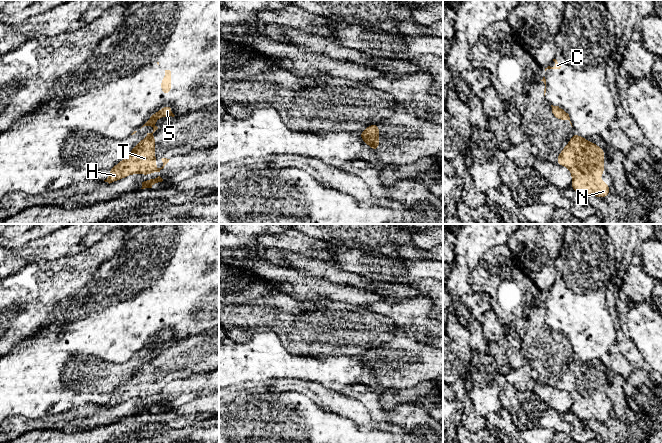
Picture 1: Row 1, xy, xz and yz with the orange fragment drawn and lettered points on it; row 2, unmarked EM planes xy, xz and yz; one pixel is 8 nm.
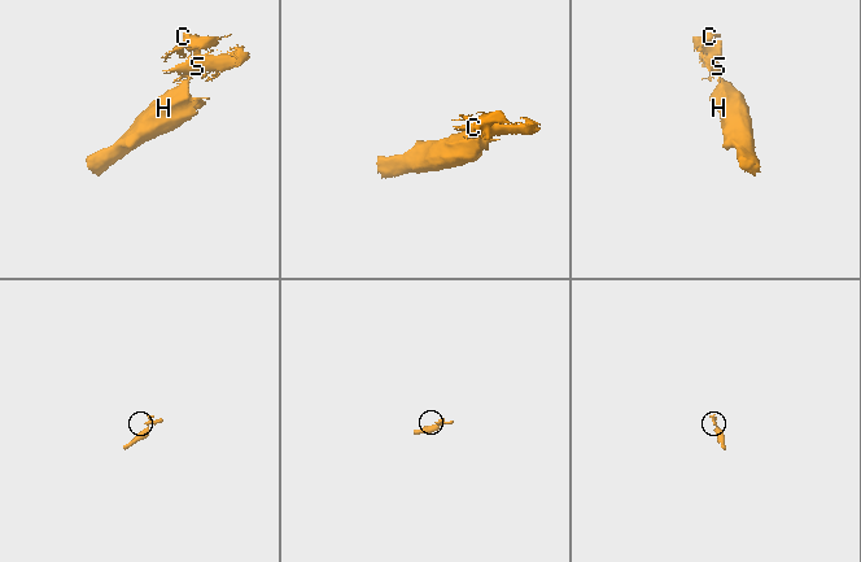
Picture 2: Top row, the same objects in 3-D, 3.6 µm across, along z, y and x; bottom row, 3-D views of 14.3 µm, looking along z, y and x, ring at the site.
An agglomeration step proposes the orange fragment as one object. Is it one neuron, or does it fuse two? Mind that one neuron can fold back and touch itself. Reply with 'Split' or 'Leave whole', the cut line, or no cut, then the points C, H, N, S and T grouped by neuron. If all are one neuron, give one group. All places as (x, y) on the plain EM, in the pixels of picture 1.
Split. Split along xy (152, 358), (147, 360), (130, 377). Groups: C S / H N T

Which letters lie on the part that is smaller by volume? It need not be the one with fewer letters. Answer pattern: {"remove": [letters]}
{"remove": ["C", "S"]}

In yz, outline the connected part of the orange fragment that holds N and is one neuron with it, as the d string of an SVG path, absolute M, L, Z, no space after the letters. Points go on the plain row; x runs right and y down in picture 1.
M575 358L555 385L570 394L572 399L571 412L584 422L589 420L606 422L609 419L610 410L606 408L605 404L597 403L598 400L604 399L604 375L598 369Z

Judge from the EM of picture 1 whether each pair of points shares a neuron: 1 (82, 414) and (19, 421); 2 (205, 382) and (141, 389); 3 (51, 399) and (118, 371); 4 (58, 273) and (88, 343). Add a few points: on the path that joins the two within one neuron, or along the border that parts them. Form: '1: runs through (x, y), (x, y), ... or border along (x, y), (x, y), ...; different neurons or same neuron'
1: runs through (66, 419), (60, 422), (35, 423); same neuron
2: border along (189, 375), (173, 380), (158, 395), (148, 398); different neurons
3: border along (64, 368), (65, 383), (78, 393); different neurons
4: border along (87, 283), (77, 293), (64, 298), (52, 314); different neurons

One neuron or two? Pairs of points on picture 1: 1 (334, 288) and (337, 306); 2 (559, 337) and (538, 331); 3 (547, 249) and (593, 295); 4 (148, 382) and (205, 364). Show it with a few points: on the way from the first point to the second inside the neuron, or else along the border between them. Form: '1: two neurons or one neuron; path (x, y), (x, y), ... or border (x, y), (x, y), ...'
1: two neurons; border (320, 299), (339, 299), (359, 304)
2: one neuron; path (554, 337), (543, 336)
3: two neurons; border (564, 236), (554, 262), (553, 281)
4: one neuron; path (162, 370), (170, 364), (191, 364)

